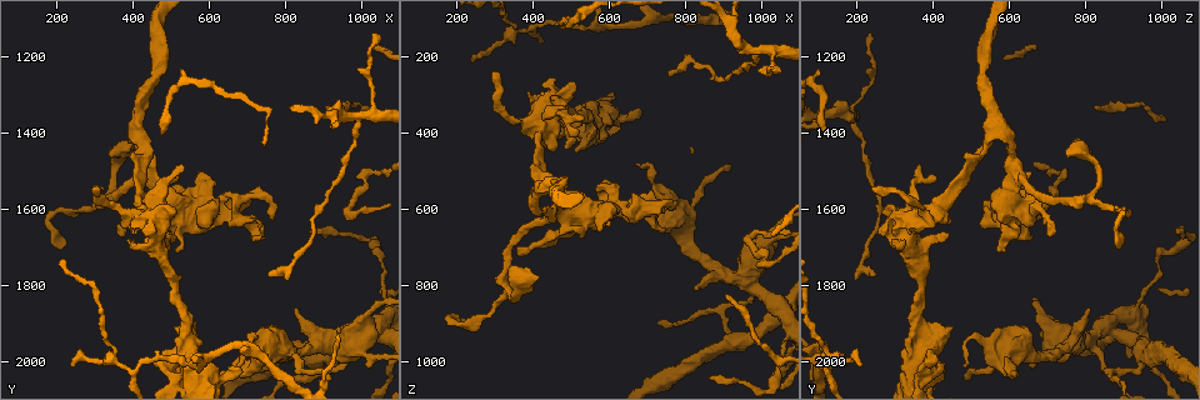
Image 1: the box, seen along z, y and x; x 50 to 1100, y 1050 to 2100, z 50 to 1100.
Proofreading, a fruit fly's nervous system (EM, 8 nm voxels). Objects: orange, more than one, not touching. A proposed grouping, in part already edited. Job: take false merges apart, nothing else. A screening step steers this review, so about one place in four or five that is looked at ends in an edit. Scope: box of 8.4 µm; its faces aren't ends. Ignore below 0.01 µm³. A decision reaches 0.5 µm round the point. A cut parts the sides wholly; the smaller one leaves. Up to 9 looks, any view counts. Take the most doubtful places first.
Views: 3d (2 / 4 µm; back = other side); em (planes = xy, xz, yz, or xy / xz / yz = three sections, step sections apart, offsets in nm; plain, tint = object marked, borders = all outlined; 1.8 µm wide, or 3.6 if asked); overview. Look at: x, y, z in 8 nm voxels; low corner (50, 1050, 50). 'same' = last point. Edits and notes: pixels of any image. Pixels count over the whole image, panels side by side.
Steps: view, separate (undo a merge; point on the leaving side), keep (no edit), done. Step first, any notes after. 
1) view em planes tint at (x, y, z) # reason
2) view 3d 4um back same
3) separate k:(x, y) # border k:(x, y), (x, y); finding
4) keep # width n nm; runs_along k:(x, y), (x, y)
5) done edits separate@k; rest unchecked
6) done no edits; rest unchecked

view em planes tint at (530, 1585, 600) # four or more arms meet

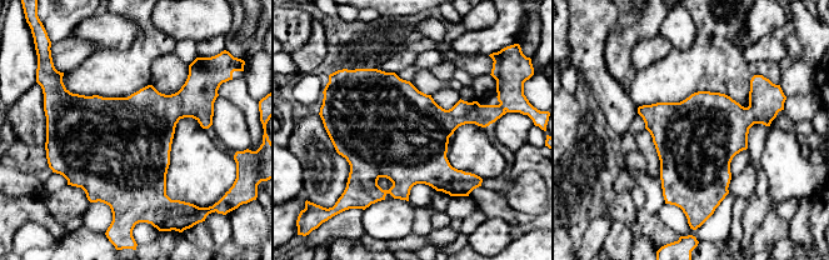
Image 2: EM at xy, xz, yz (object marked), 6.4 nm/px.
keep # one neuron here

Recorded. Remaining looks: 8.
view em planes plain at (1010, 1530, 725) # thin neck

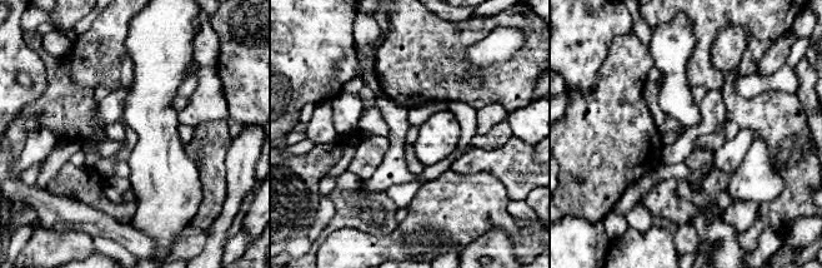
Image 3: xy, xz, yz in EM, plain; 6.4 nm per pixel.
view em planes tint same # where the object lies

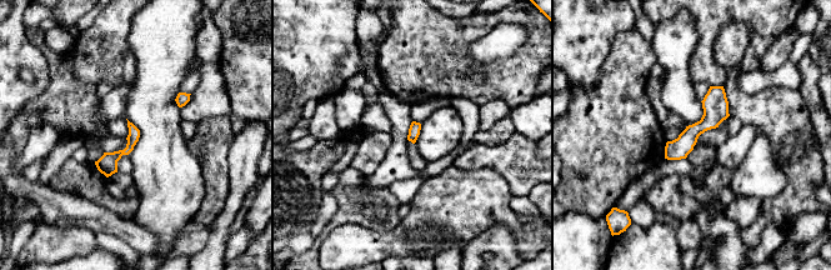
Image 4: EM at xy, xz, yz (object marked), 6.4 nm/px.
keep # runs_along 4:(720, 89), (715, 111), (667, 155); all the same neuron

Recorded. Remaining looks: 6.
view 3d 2um at (1030, 1910, 850) # a fork

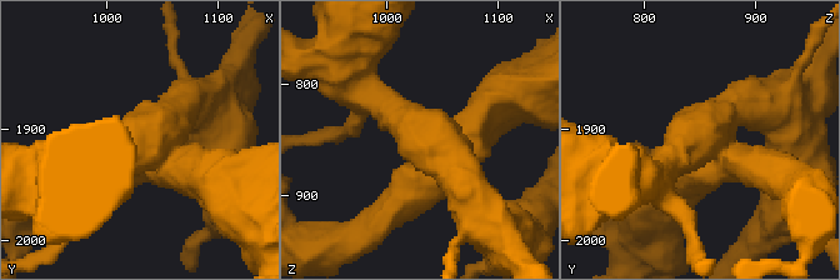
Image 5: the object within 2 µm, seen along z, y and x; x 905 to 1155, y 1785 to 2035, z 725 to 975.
view em planes tint at (1038, 1910, 850) # arms 4; need the tissue

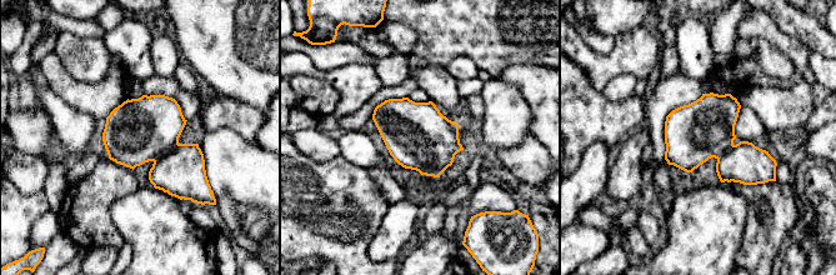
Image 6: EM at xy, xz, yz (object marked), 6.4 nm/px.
separate 6:(180, 171) # border 6:(178, 143), (154, 161); a second neuron is stuck on

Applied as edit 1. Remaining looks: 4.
view overview # see it whole again

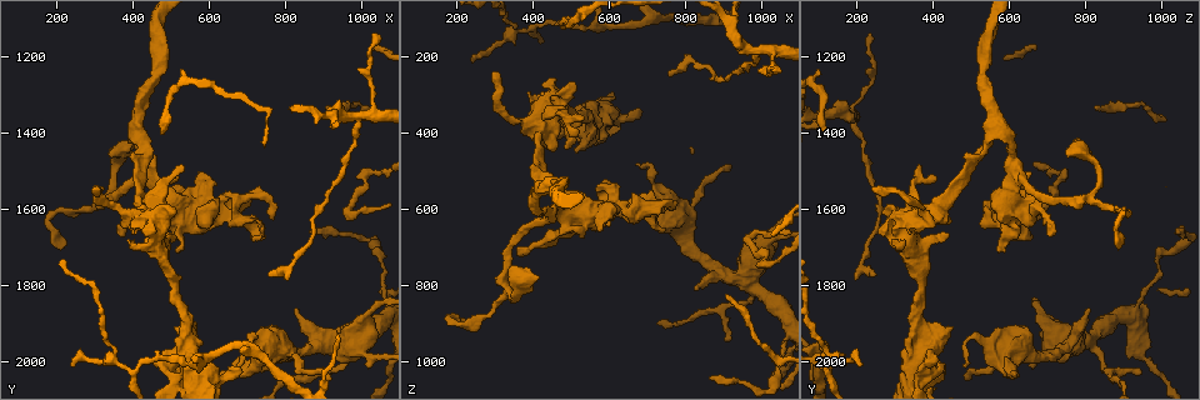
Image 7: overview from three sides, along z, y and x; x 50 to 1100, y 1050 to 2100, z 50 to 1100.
view em 3.6um xz step 8 tint at (540, 1985, 380) # thick turns thin

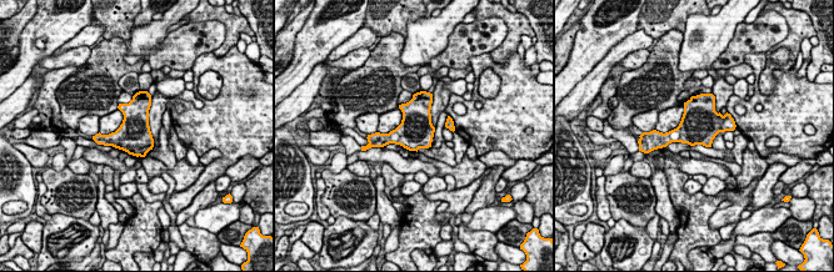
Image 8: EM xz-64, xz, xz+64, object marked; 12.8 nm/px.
view em 3.6um planes tint same # another direction

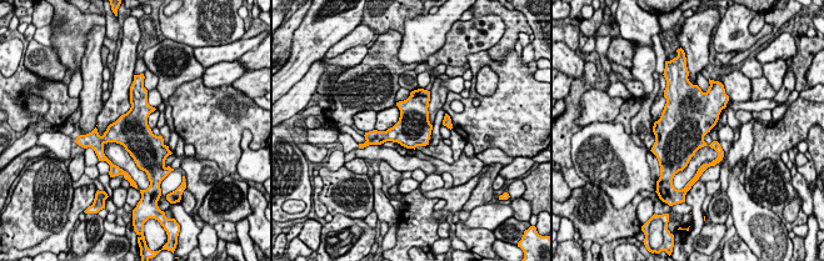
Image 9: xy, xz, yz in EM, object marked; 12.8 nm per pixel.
keep # all the same neuron

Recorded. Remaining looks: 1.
done edits separate@6; rest unchecked

